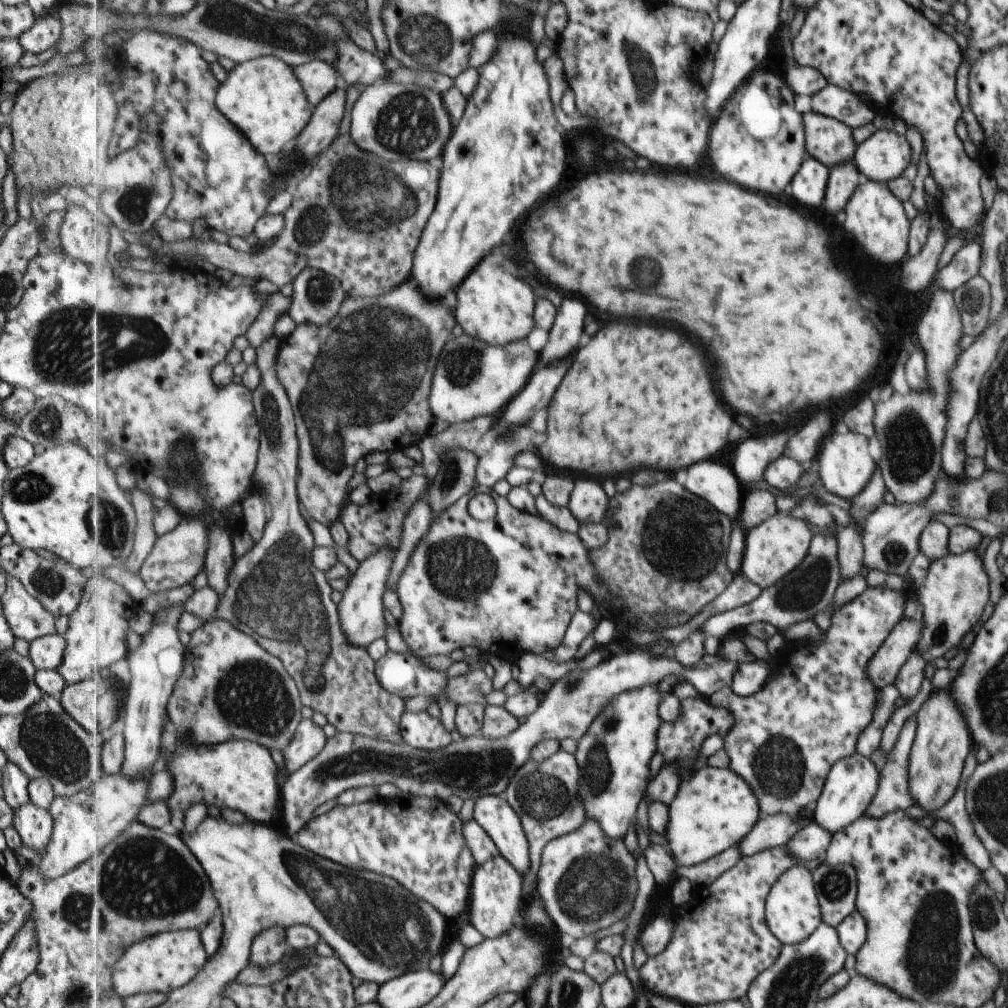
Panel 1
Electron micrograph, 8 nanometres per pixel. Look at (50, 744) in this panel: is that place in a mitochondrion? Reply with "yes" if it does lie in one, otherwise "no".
yes

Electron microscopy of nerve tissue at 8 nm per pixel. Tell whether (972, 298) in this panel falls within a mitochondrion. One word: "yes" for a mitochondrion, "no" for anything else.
yes

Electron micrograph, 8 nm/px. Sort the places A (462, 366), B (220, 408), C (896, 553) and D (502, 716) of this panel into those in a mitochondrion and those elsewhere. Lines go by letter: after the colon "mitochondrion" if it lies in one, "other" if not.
A: mitochondrion
B: other
C: mitochondrion
D: other

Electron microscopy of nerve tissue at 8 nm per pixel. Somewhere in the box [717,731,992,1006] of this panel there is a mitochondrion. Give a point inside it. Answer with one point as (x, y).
(934, 953)

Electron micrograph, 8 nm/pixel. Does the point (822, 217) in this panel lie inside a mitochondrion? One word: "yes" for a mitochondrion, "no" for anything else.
no

